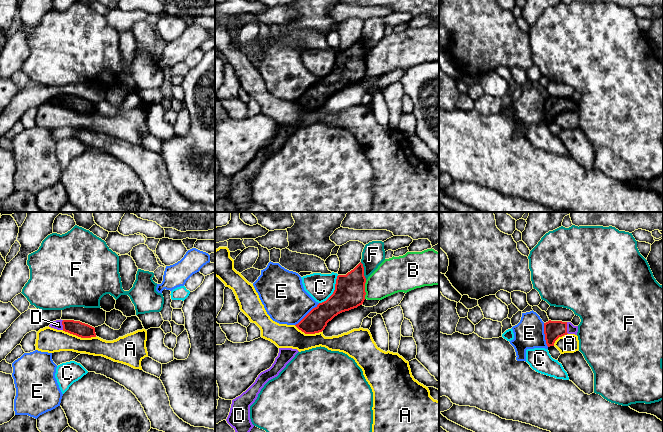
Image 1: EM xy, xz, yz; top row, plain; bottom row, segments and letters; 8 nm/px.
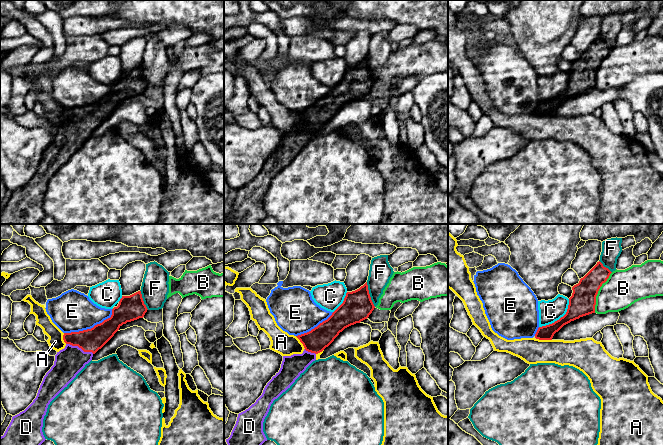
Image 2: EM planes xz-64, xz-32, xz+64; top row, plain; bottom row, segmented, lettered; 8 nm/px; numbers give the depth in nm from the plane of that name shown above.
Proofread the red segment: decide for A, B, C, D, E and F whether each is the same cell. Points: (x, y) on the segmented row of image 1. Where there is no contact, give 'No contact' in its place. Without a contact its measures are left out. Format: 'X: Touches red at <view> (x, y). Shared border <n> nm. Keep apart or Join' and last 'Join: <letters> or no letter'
A: Touches red at xy (79, 336). Shared border 280 nm. Keep apart
B: Touches red at xz (364, 289). Shared border 150 nm. Keep apart
C: Touches red at xz (334, 291). Shared border 280 nm. Keep apart
D: Touches red at yz (566, 328). Shared border 100 nm. Join
E: Touches red at xz (308, 313). Shared border 260 nm. Keep apart
F: Touches red at xz (363, 271). Shared border 150 nm. Keep apart
Join: D

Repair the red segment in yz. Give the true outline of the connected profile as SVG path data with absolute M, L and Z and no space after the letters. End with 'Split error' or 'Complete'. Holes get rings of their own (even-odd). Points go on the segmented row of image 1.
M551 321L544 323L545 340L548 347L554 346L555 341L564 335L577 335L578 326L574 326L571 322Z. Split error

